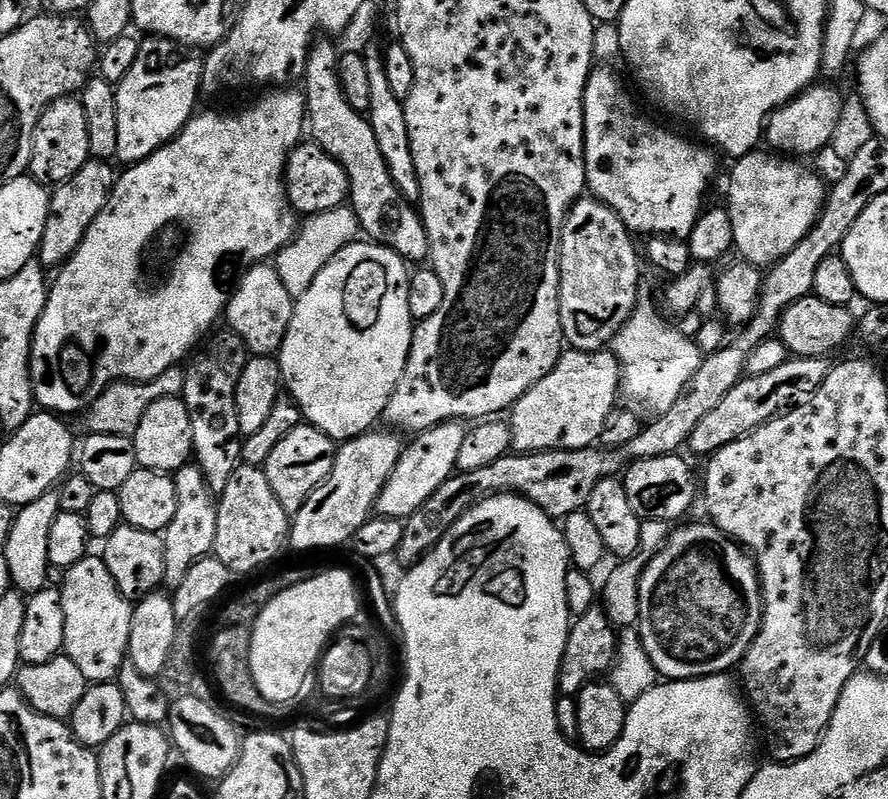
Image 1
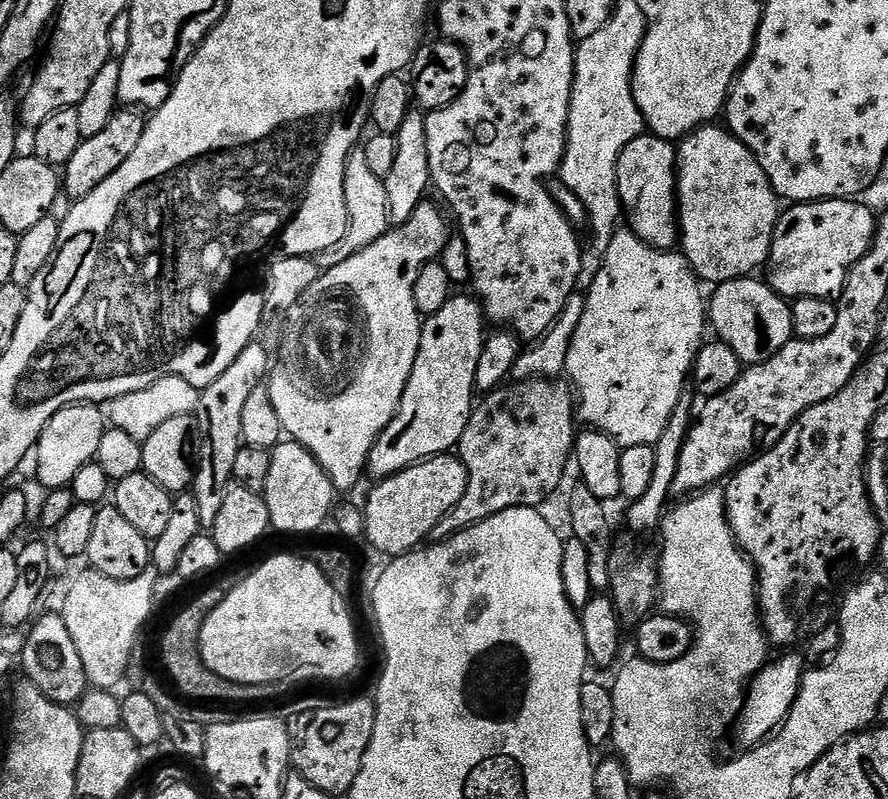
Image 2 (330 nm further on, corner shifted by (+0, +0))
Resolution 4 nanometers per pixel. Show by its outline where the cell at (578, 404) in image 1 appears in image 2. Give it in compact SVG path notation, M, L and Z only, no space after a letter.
M537 378L534 380L521 380L519 382L513 383L511 386L513 388L508 388L501 386L496 389L495 392L489 392L483 397L484 400L475 405L470 422L466 426L466 430L462 434L458 445L458 455L460 461L466 466L468 471L468 481L466 482L466 494L462 494L462 502L458 502L458 506L454 506L454 510L450 510L450 514L446 514L446 518L442 518L442 522L438 522L438 526L434 526L432 531L431 539L433 541L439 542L442 540L447 540L448 537L453 536L455 532L461 532L464 528L468 528L471 524L476 524L479 520L485 520L490 518L494 514L499 512L505 512L511 508L534 508L539 509L541 503L555 492L556 487L562 481L563 470L565 469L566 460L574 454L574 441L578 435L578 428L572 425L572 416L574 420L574 396L570 391L569 385L556 384L555 379L552 378Z

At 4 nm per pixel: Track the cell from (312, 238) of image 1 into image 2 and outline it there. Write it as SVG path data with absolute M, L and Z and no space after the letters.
M357 146L348 153L344 189L346 190L348 229L346 234L342 234L342 242L316 253L314 257L316 266L321 270L338 266L342 262L346 262L346 258L358 254L358 250L366 250L366 246L378 242L378 238L382 238L382 234L386 234L390 227L384 178L374 174L374 170L370 170L370 162L366 158L363 147Z

